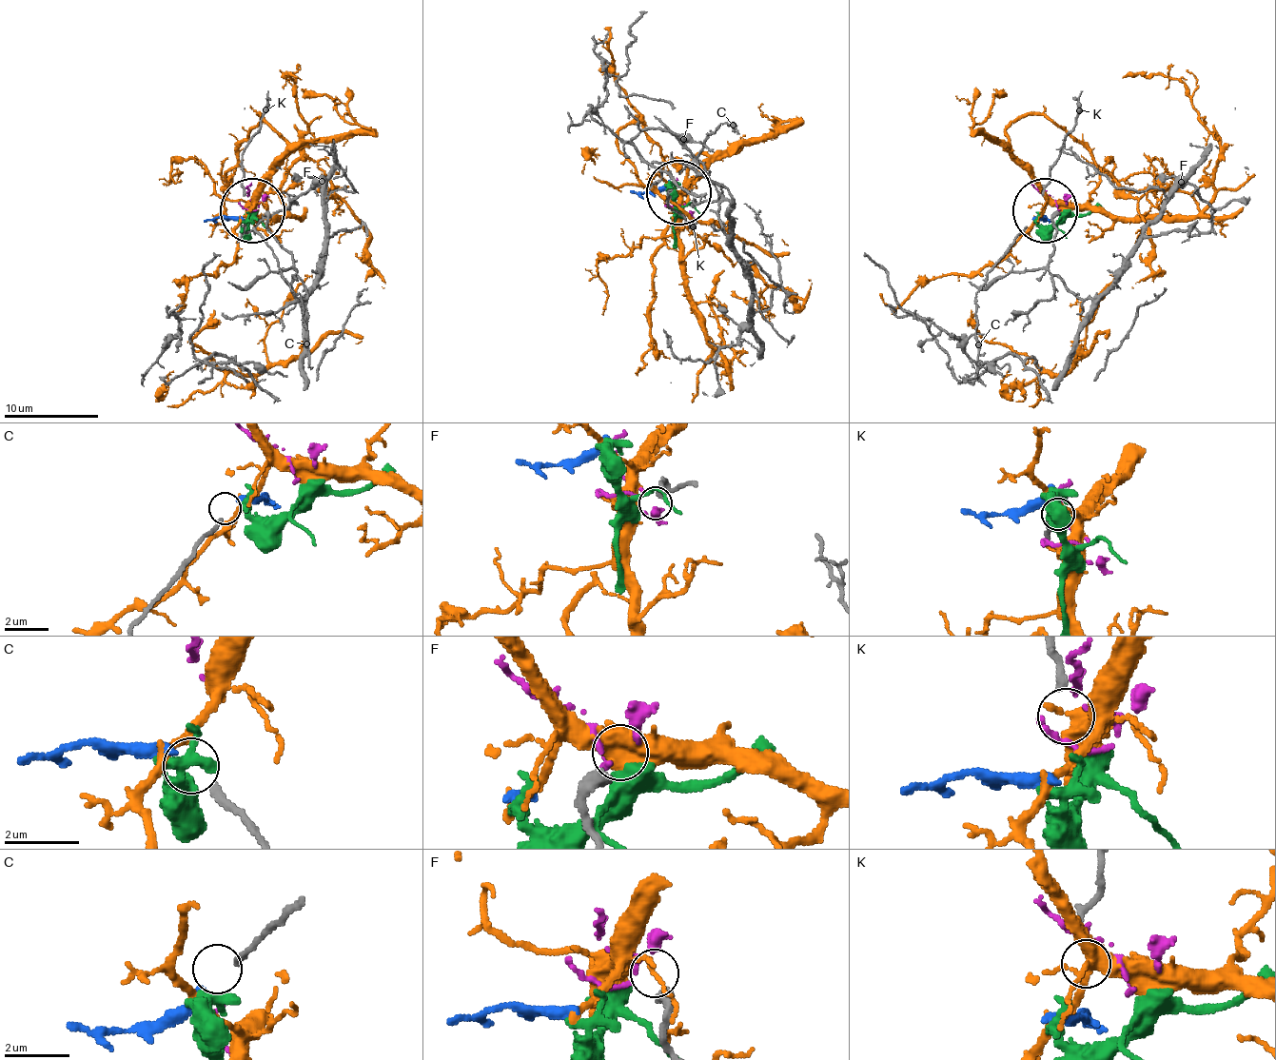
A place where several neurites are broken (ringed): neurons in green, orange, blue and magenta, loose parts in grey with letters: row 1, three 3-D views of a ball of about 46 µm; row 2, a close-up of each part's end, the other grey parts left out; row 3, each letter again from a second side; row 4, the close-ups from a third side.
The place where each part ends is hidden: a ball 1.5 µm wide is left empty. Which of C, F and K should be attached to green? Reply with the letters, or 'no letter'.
no letter

